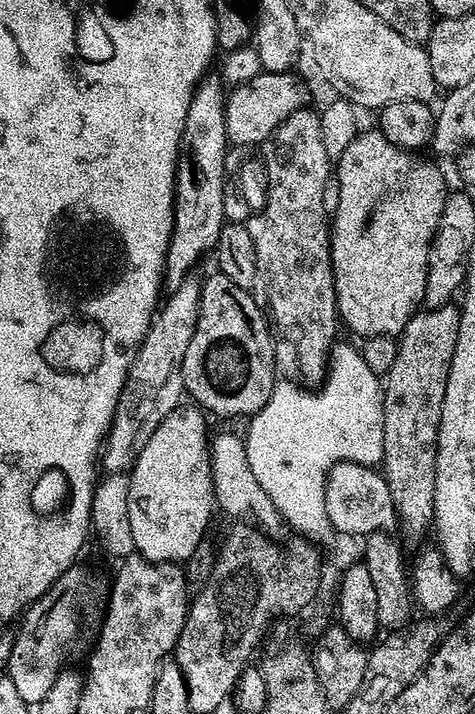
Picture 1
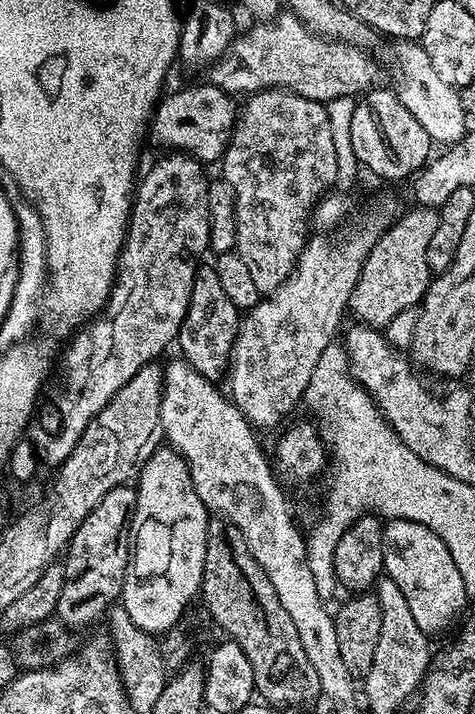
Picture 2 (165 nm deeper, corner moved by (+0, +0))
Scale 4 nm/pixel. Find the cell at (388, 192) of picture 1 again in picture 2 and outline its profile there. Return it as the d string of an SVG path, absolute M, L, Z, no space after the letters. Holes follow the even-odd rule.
M412 206L406 212L380 235L380 241L374 246L374 250L370 250L362 266L358 286L354 286L351 315L356 315L355 319L359 323L368 324L371 328L383 330L390 318L402 314L402 310L407 308L416 308L428 289L430 273L426 266L426 250L438 227L438 211Z

